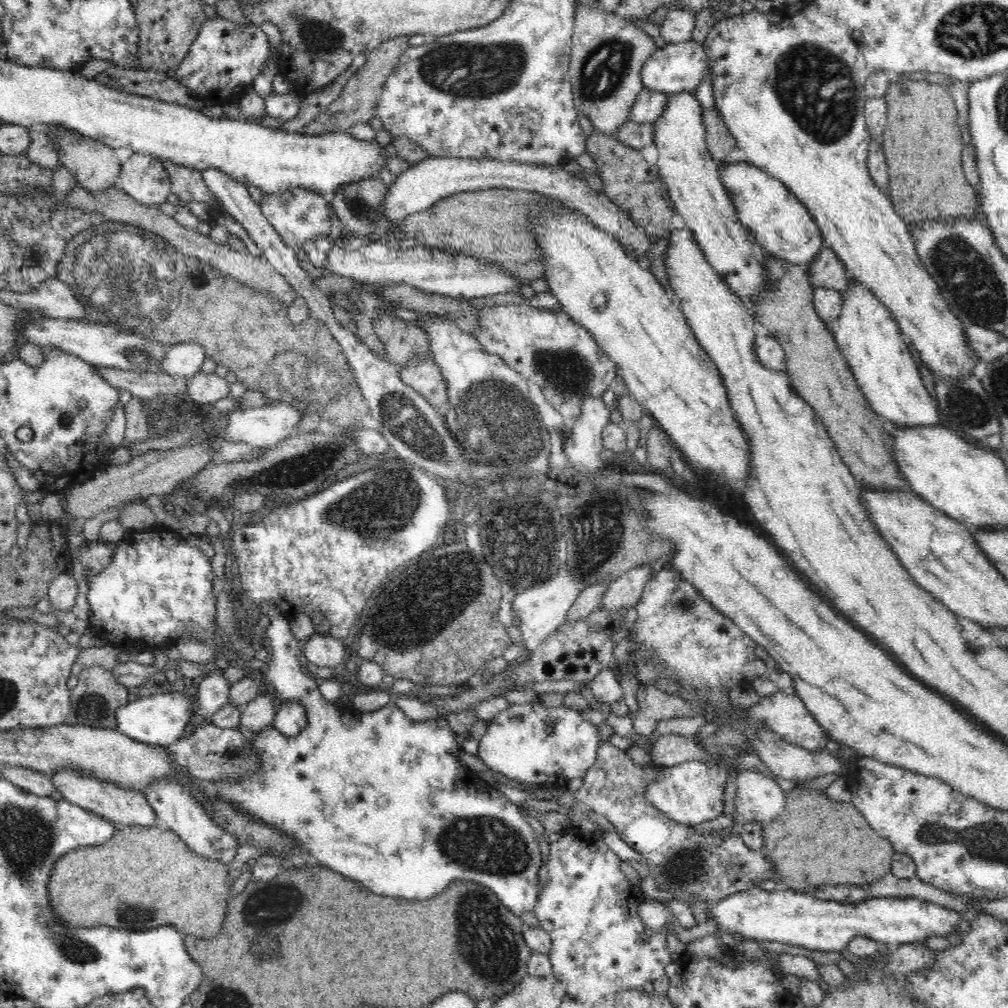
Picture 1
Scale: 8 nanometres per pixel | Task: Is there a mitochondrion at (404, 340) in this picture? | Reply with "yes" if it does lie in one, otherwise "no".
no

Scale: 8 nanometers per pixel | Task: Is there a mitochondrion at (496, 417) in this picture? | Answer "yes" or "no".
yes

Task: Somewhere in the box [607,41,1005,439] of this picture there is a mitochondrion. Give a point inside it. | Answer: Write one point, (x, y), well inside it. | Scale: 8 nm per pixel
(970, 405)

